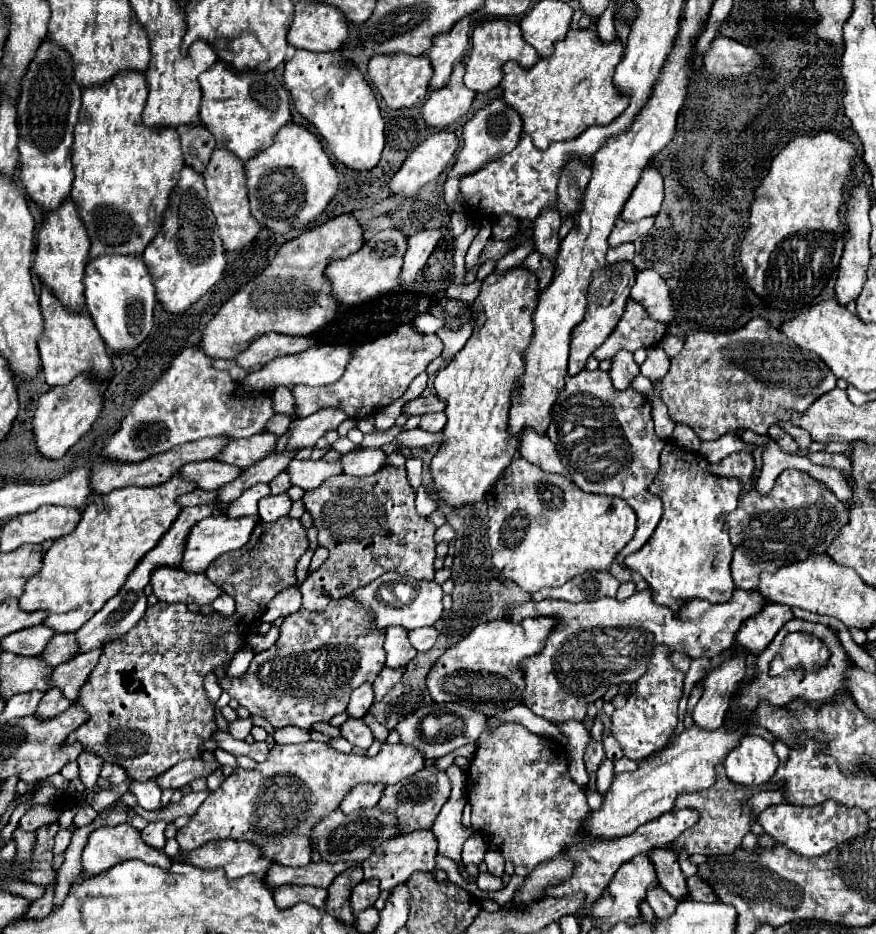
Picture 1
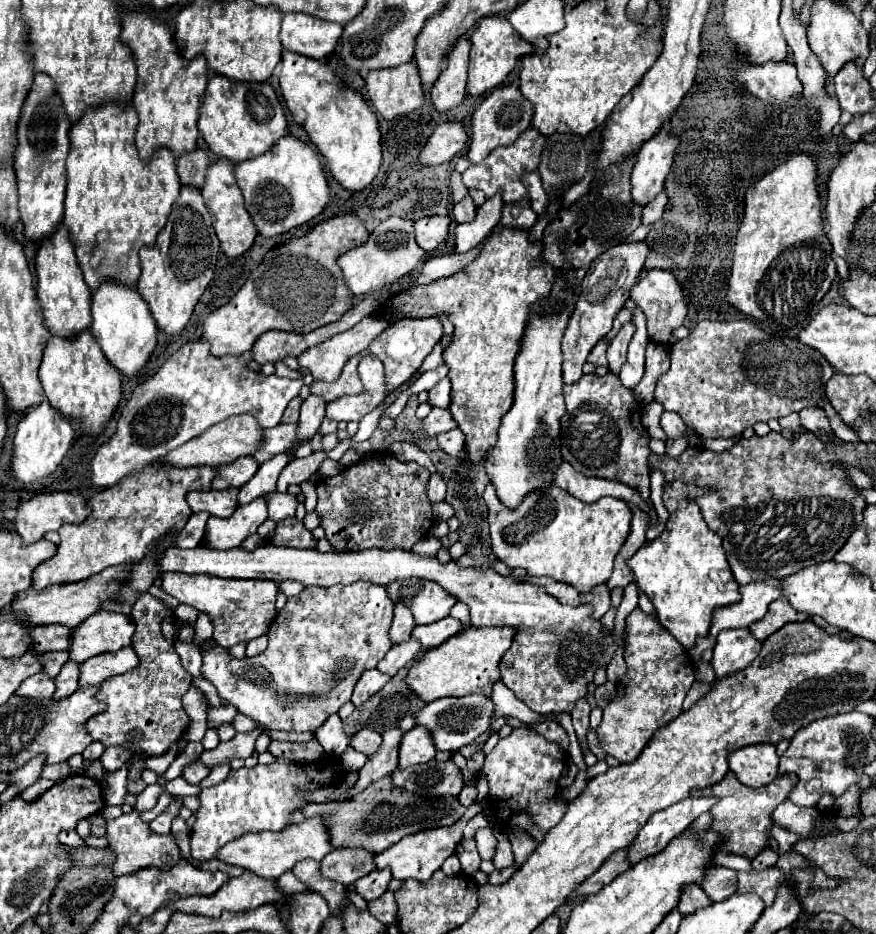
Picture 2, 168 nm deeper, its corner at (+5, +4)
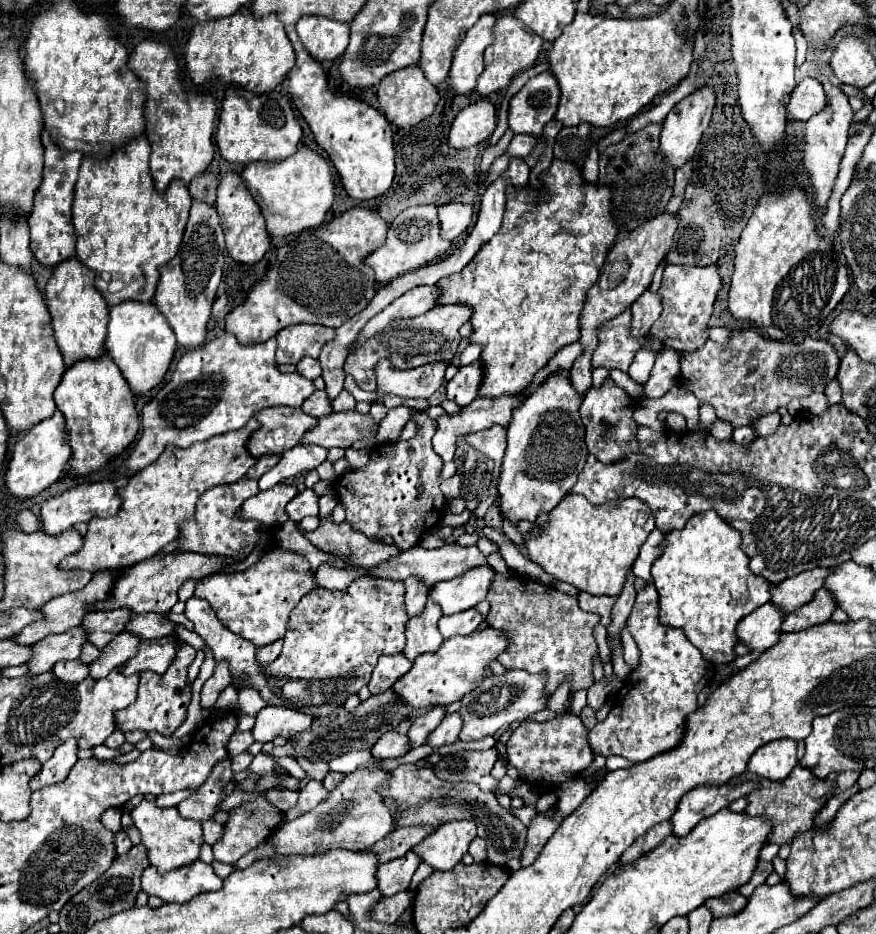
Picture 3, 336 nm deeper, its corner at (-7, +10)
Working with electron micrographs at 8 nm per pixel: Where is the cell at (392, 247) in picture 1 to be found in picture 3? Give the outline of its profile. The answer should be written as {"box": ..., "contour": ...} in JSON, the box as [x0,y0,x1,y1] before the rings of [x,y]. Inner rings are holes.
{"box":[366,205,452,283],"contour":[[[420,205],[420,207],[410,207],[402,211],[390,223],[386,243],[380,249],[376,249],[372,255],[368,255],[366,263],[374,269],[376,279],[380,283],[388,283],[408,271],[416,271],[428,265],[430,261],[438,259],[442,253],[450,251],[450,247],[452,247],[452,241],[440,237],[440,221],[436,215],[436,205]]]}

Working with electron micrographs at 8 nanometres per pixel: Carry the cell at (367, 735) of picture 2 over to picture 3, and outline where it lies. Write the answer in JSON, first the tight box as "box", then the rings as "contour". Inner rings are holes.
{"box":[372,733,410,759],"contour":[[[386,733],[372,747],[372,755],[376,759],[400,759],[408,751],[410,751],[410,741],[406,735],[400,735],[400,733]]]}

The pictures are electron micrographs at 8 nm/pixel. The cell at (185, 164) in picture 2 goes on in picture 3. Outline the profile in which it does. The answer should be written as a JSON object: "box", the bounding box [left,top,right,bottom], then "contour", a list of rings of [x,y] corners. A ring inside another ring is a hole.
{"box":[188,171,218,205],"contour":[[[206,171],[204,175],[196,177],[196,181],[192,181],[188,185],[188,191],[190,191],[190,197],[194,201],[202,201],[202,203],[214,205],[216,203],[216,187],[218,187],[216,175],[212,171]]]}

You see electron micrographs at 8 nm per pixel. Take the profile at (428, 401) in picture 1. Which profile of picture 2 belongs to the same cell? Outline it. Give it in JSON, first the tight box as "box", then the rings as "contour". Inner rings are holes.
{"box":[428,377,450,409],"contour":[[[448,377],[442,379],[438,385],[434,385],[428,391],[428,403],[432,407],[440,407],[440,409],[448,407],[448,403],[450,403],[450,383],[448,383]]]}

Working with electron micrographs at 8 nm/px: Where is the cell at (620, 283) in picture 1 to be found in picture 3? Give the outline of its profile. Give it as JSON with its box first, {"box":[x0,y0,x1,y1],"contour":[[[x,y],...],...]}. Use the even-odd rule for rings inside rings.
{"box":[570,213,678,395],"contour":[[[660,213],[660,217],[646,221],[644,225],[640,225],[640,229],[634,229],[634,231],[622,235],[616,241],[616,245],[612,247],[612,251],[608,253],[598,281],[588,291],[588,299],[586,299],[582,319],[580,319],[580,323],[582,323],[580,343],[584,345],[584,355],[570,369],[570,381],[580,395],[584,395],[592,387],[590,355],[592,355],[592,349],[596,347],[596,333],[598,333],[600,325],[604,325],[604,321],[610,321],[612,317],[624,313],[650,287],[656,267],[660,265],[660,261],[666,257],[666,253],[672,247],[676,227],[678,227],[678,215]]]}

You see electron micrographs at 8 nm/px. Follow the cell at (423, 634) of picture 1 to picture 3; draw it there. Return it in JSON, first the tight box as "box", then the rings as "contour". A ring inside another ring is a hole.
{"box":[438,609,484,639],"contour":[[[476,609],[464,611],[464,613],[454,613],[454,615],[442,615],[438,621],[440,633],[444,635],[444,639],[450,639],[454,635],[470,635],[474,633],[480,623],[484,621],[482,613],[478,613]]]}

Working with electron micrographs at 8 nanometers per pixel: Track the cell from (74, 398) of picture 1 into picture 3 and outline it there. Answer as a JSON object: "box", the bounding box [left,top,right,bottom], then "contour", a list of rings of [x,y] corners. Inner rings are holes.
{"box":[4,411,72,501],"contour":[[[56,411],[50,419],[44,419],[32,431],[28,431],[22,439],[16,441],[14,451],[12,451],[12,459],[10,459],[6,475],[4,475],[6,491],[16,501],[36,497],[38,493],[42,493],[44,489],[48,489],[54,481],[58,481],[62,477],[62,473],[66,471],[70,453],[72,453],[70,445],[66,445],[64,417],[60,411]]]}

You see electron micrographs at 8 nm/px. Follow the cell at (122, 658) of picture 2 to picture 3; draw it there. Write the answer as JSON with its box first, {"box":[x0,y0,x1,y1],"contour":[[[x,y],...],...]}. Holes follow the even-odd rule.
{"box":[122,637,182,675],"contour":[[[174,637],[164,641],[142,641],[138,655],[122,665],[122,673],[134,675],[140,671],[154,671],[162,675],[172,665],[180,645],[182,643]]]}

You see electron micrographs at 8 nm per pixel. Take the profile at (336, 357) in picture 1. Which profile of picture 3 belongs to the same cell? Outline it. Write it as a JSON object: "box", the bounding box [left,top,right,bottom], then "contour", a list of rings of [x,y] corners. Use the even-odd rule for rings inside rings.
{"box":[354,285,440,347],"contour":[[[420,285],[420,287],[410,289],[408,293],[404,293],[396,301],[392,301],[392,305],[388,305],[380,315],[376,315],[368,321],[368,325],[360,333],[360,341],[356,341],[354,347],[358,347],[368,337],[374,337],[376,333],[380,333],[394,319],[416,317],[416,315],[430,311],[436,305],[438,297],[440,297],[438,285]]]}

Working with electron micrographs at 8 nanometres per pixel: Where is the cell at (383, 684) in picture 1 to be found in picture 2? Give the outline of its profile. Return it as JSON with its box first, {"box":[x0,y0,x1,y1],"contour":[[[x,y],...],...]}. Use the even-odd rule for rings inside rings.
{"box":[378,639,420,677],"contour":[[[410,639],[408,643],[400,643],[400,645],[394,645],[388,653],[386,653],[386,657],[378,663],[378,671],[382,671],[382,673],[386,673],[386,675],[390,675],[390,677],[394,677],[402,667],[406,667],[410,661],[412,661],[412,657],[416,655],[420,651],[420,643],[416,643],[416,639]]]}

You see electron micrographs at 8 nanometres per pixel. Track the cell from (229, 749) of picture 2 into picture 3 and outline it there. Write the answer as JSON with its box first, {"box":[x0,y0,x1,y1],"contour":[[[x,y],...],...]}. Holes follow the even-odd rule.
{"box":[254,707,314,743],"contour":[[[264,707],[260,715],[256,715],[256,725],[254,725],[254,739],[260,743],[274,741],[274,737],[294,737],[306,729],[310,729],[314,717],[308,713],[300,713],[288,707]]]}

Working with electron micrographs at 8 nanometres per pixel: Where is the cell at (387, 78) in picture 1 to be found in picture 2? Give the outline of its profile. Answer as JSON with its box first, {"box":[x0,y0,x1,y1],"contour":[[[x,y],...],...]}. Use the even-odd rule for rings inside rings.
{"box":[366,61,424,119],"contour":[[[414,61],[392,69],[376,69],[366,77],[368,97],[384,119],[408,115],[424,103],[420,73]]]}

